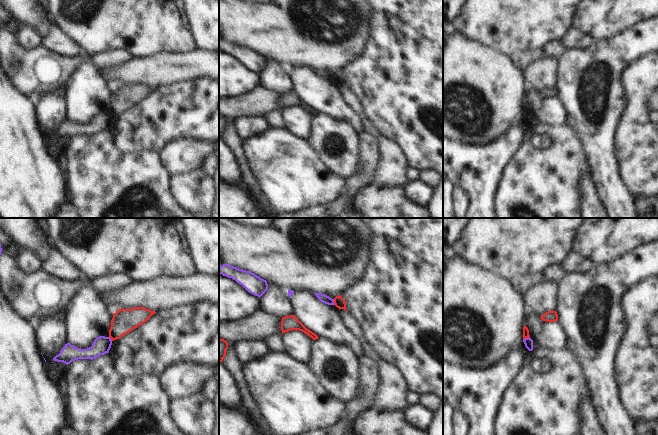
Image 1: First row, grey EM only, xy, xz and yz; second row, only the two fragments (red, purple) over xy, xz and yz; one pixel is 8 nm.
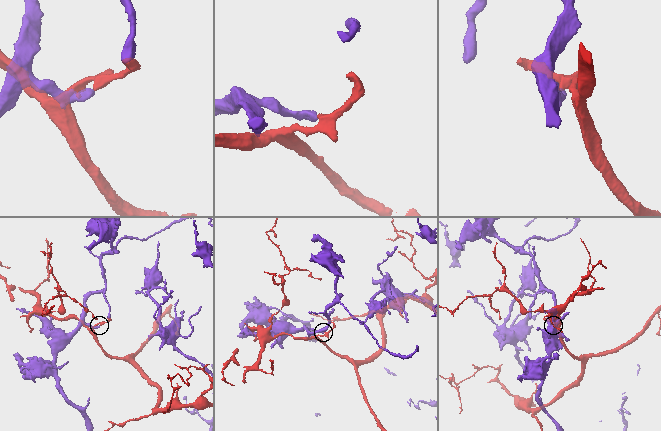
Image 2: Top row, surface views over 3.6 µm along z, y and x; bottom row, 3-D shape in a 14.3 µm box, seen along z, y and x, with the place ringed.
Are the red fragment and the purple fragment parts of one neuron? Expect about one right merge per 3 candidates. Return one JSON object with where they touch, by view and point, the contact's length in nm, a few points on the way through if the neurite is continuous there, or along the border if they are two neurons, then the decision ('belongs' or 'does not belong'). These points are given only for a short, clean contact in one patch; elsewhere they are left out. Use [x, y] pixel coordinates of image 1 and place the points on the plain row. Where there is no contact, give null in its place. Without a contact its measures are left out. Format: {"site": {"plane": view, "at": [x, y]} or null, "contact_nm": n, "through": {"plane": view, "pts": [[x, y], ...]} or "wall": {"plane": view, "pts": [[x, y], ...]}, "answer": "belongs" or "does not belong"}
{"site": {"plane": "yz", "at": [526, 113]}, "contact_nm": 70, "answer": "does not belong"}

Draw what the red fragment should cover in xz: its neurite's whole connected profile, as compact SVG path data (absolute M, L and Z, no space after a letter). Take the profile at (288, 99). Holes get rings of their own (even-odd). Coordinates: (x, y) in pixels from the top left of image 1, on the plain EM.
M295 91L285 92L281 97L281 106L282 110L291 106L299 106L307 110L313 116L318 115L319 113L307 105L297 94Z

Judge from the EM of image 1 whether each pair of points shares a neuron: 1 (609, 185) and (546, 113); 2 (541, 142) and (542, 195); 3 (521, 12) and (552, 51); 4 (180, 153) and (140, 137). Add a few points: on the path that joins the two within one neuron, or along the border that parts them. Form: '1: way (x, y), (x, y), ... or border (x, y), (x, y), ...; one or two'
1: border (559, 100), (566, 113), (566, 123); two
2: border (551, 139), (545, 148), (532, 144); two
3: border (560, 39), (550, 41), (542, 47); two
4: border (186, 137), (171, 140), (157, 151); two

